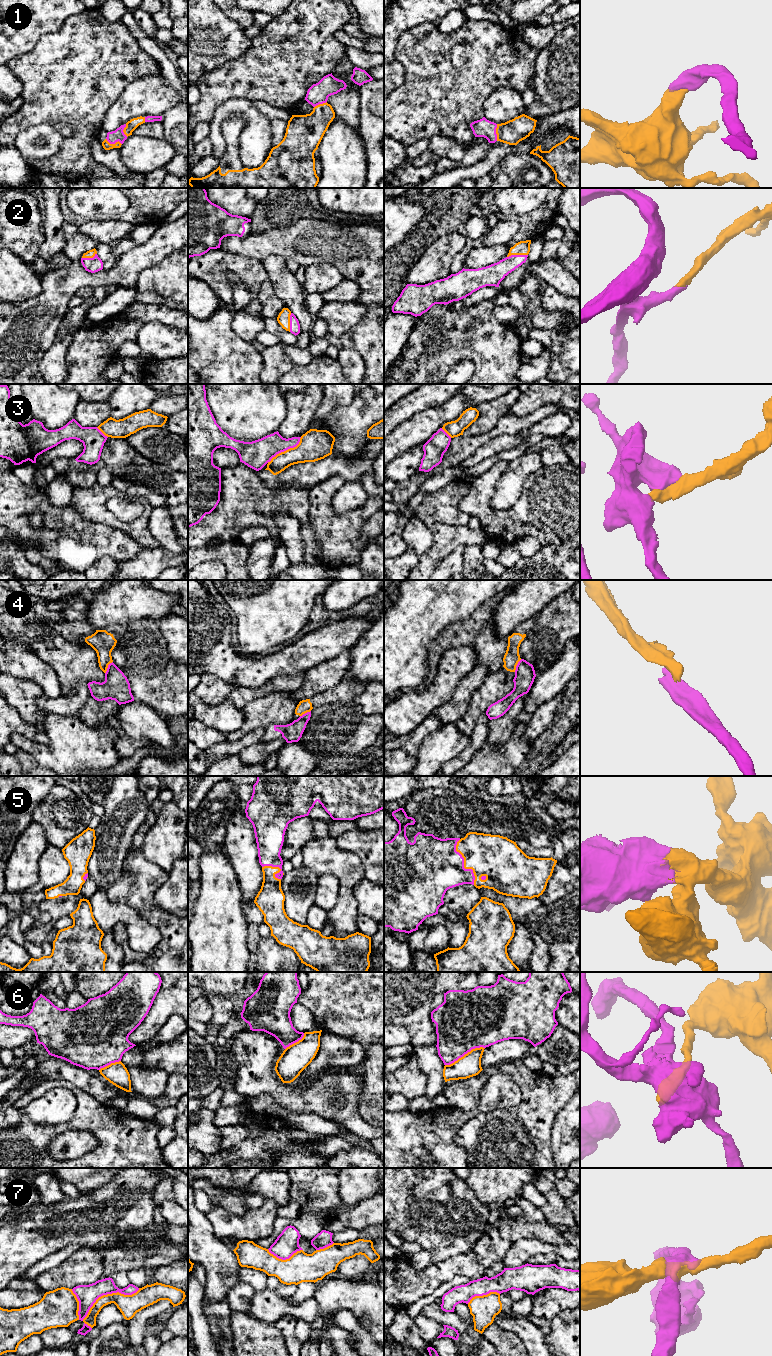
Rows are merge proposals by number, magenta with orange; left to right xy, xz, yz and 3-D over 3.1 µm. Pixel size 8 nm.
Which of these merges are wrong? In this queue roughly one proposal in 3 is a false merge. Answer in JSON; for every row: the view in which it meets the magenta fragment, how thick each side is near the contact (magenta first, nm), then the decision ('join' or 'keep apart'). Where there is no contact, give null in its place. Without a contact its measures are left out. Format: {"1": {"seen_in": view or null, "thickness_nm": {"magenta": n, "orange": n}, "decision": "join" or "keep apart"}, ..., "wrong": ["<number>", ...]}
{"1": {"seen_in": "xy", "thickness_nm": {"magenta": 100, "orange": 70}, "decision": "join"}, "2": {"seen_in": "yz", "thickness_nm": {"magenta": 160, "orange": 110}, "decision": "join"}, "3": {"seen_in": "xz", "thickness_nm": {"magenta": 220, "orange": 240}, "decision": "join"}, "4": {"seen_in": "xy", "thickness_nm": {"magenta": 220, "orange": 180}, "decision": "keep apart"}, "5": {"seen_in": "yz", "thickness_nm": {"magenta": 460, "orange": 340}, "decision": "join"}, "6": {"seen_in": "yz", "thickness_nm": {"magenta": 440, "orange": 180}, "decision": "keep apart"}, "7": {"seen_in": "xy", "thickness_nm": {"magenta": 160, "orange": 170}, "decision": "keep apart"}, "wrong": ["4", "6", "7"]}

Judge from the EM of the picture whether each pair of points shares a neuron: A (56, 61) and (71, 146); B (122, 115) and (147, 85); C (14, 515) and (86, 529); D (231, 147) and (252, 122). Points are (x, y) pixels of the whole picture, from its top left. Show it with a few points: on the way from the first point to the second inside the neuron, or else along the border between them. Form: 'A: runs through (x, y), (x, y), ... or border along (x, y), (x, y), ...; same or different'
A: runs through (75, 82), (78, 90), (78, 125); same
B: runs through (125, 108), (141, 92); same
C: runs through (32, 533), (50, 533), (57, 527), (68, 527); same
D: border along (243, 128), (239, 135); different

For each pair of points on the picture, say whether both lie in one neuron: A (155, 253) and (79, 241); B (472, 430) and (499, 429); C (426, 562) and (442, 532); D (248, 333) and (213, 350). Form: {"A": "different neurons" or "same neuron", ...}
{"A": "different neurons", "B": "different neurons", "C": "same neuron", "D": "different neurons"}

